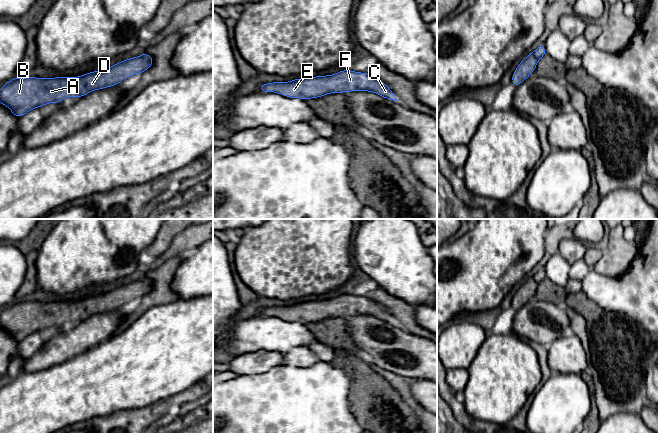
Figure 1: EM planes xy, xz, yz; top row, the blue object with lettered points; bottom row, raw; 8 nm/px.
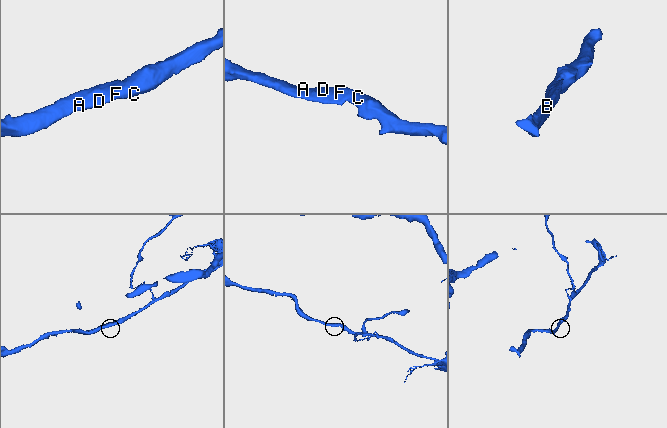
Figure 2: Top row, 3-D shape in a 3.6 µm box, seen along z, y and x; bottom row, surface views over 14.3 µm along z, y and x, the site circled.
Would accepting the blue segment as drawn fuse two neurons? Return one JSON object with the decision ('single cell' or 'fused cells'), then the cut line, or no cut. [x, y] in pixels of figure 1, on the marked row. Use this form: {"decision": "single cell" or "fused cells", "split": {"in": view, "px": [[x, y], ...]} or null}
{"decision": "single cell", "split": null}

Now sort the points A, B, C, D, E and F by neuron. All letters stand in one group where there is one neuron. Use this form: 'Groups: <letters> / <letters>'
Groups: A B C D E F

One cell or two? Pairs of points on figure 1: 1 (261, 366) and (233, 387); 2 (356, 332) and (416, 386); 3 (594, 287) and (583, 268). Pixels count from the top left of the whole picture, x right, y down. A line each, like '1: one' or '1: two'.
1: two
2: two
3: two

